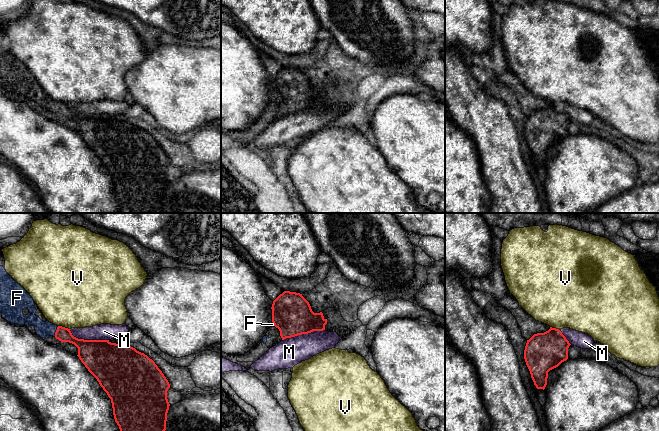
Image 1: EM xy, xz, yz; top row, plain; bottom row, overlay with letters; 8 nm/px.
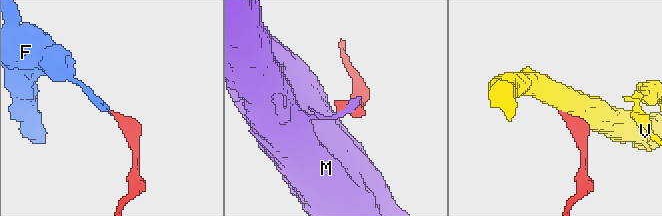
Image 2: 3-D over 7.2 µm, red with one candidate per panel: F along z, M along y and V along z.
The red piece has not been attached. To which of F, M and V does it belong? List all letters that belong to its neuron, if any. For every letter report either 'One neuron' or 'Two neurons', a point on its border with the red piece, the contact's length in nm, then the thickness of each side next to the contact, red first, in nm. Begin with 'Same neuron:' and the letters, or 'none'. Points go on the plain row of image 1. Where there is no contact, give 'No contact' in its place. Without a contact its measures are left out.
Same neuron: F
F: One neuron. Touches red at xy (56, 107). Shared border 90 nm. Thickness 120 nm (red) against 130 nm
M: Two neurons. Touches red at xz (303, 109). Shared border 360 nm. Thickness 320 nm (red) against 220 nm
V: Two neurons. Touches red at xy (64, 103). Shared border 100 nm. Thickness 140 nm (red) against 500 nm

